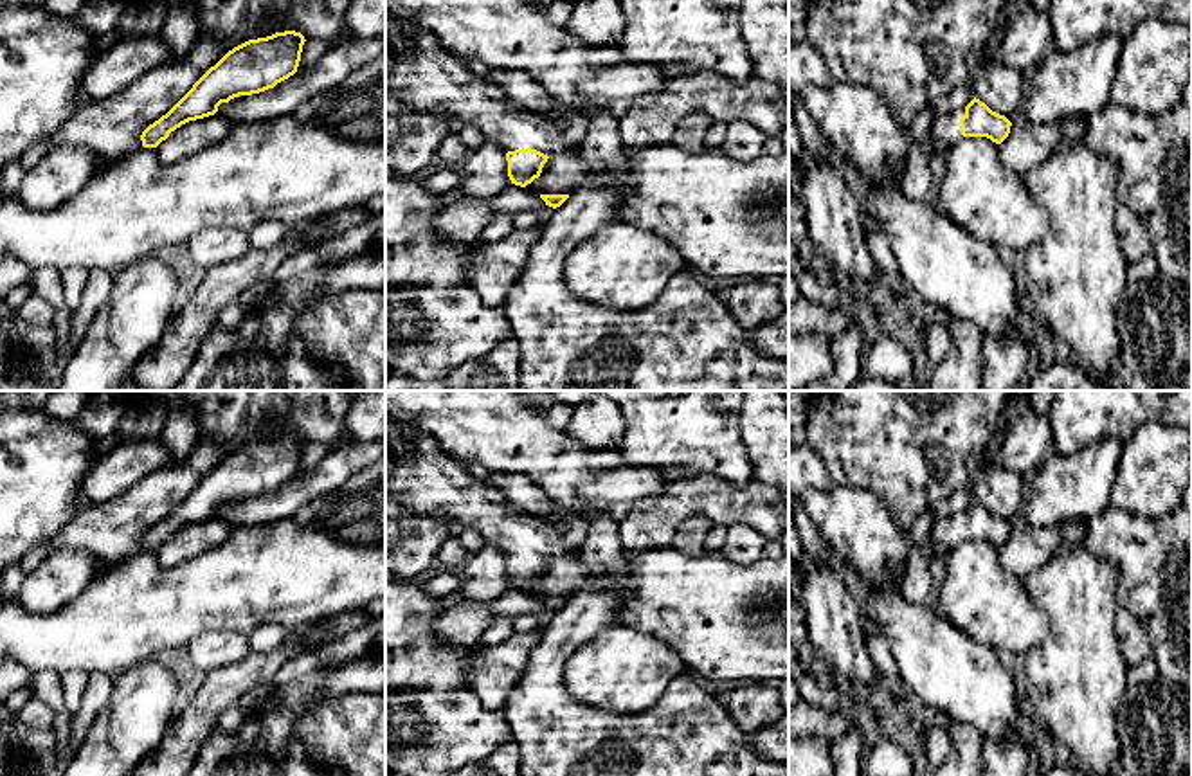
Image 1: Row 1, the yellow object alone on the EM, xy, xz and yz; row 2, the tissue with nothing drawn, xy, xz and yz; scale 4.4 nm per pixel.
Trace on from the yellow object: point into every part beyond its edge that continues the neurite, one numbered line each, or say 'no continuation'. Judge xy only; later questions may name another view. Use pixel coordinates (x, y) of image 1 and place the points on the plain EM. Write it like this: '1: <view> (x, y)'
no continuation

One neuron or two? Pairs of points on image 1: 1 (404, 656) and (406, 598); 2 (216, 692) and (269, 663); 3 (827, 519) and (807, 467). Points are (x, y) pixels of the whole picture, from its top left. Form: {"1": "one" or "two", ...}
{"1": "one", "2": "one", "3": "two"}

